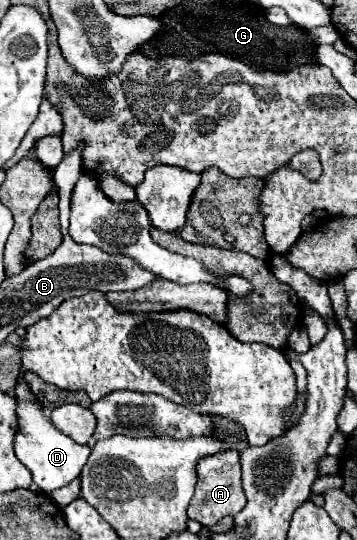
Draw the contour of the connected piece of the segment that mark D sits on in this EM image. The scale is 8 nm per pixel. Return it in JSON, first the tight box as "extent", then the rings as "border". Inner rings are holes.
{"extent":[16,385,90,493],"border":[[[28,385],[16,387],[16,397],[20,397],[20,431],[16,437],[16,457],[32,471],[34,483],[40,487],[40,491],[50,493],[58,487],[68,485],[72,479],[76,479],[90,455],[88,445],[78,445],[64,433],[60,433],[42,413],[42,407],[32,399],[32,393],[28,393]]]}

